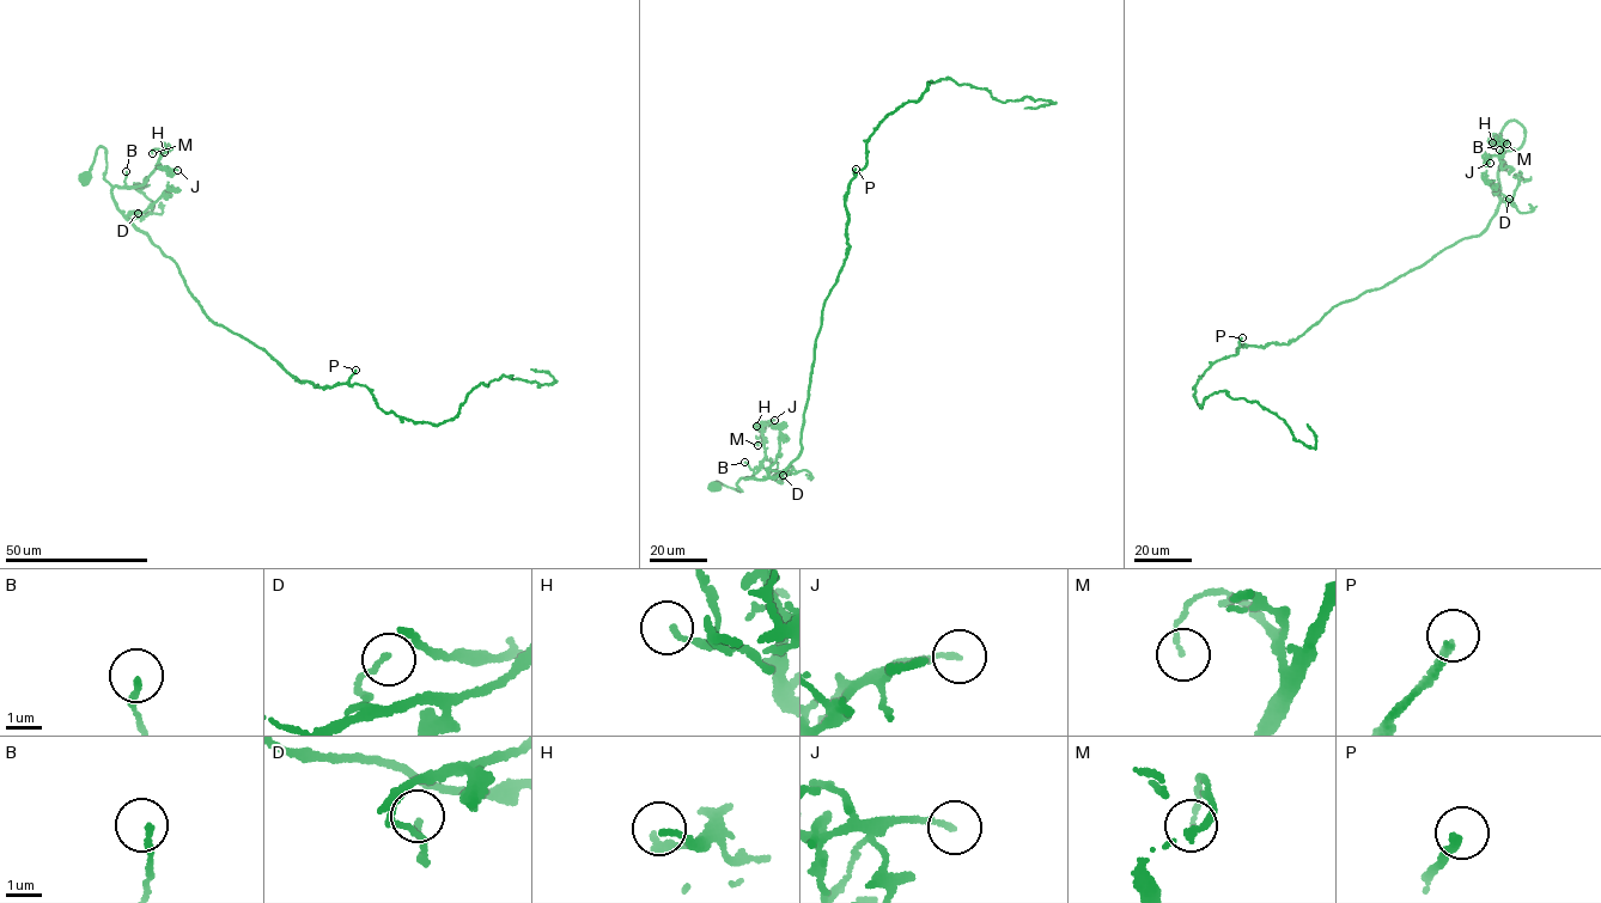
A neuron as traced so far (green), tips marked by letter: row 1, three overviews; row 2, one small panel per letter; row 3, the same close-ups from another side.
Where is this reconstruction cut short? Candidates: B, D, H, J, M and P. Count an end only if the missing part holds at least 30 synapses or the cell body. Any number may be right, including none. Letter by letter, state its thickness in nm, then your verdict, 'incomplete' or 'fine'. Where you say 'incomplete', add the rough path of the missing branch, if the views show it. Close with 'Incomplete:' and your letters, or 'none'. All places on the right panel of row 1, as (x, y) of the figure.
B: 180 nm | fine
D: 80 nm | fine
H: 120 nm | fine
J: 150 nm | fine
M: 120 nm | fine
P: 240 nm | incomplete | (1242, 337), (1260, 268), (1288, 207), (1302, 199), (1294, 163), (1297, 133), (1316, 120), (1319, 98), (1302, 109)
Incomplete: P

